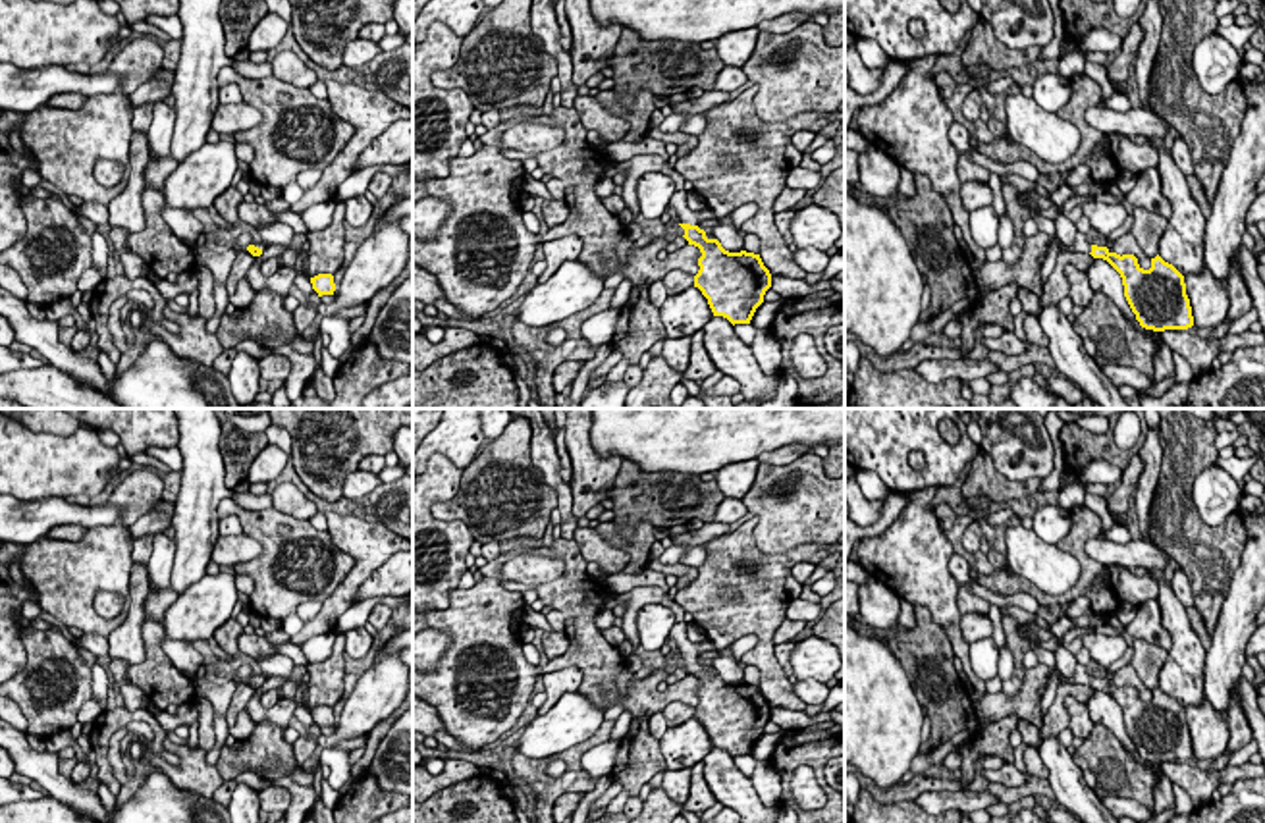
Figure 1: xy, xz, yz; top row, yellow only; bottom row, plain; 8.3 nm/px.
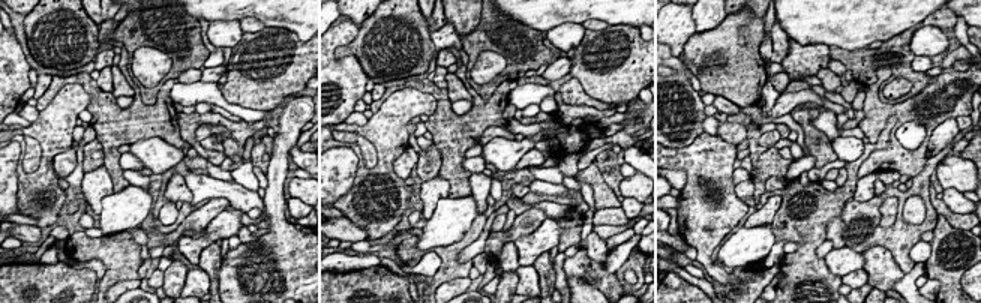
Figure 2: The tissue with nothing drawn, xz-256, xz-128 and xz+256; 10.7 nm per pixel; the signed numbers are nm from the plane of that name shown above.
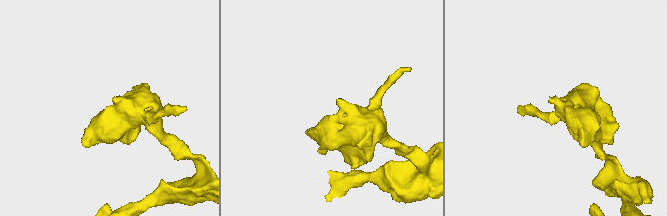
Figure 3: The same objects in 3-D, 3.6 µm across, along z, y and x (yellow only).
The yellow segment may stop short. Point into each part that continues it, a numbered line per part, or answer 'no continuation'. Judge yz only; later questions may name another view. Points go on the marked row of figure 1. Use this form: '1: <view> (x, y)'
1: yz (1080, 243)

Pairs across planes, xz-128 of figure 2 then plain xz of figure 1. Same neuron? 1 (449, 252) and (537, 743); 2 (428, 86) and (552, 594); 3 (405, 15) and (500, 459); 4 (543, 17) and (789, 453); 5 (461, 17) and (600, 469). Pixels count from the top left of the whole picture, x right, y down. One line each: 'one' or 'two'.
1: two
2: one
3: one
4: two
5: one

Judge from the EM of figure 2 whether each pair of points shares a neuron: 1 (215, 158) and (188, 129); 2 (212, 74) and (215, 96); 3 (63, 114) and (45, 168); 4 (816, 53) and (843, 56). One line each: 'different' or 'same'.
1: same
2: different
3: same
4: different

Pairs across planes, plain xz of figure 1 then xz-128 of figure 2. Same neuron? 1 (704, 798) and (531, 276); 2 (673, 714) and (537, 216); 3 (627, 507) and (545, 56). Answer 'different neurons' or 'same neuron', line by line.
1: different neurons
2: same neuron
3: same neuron

